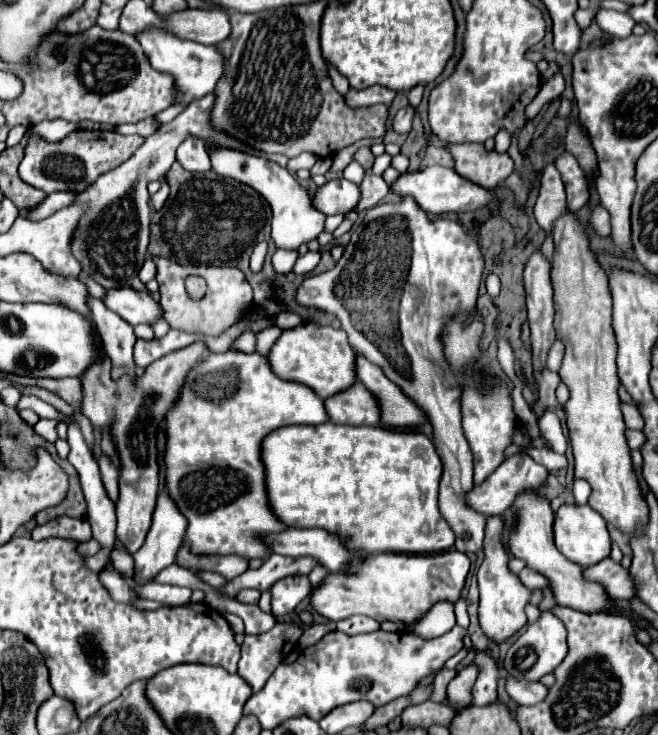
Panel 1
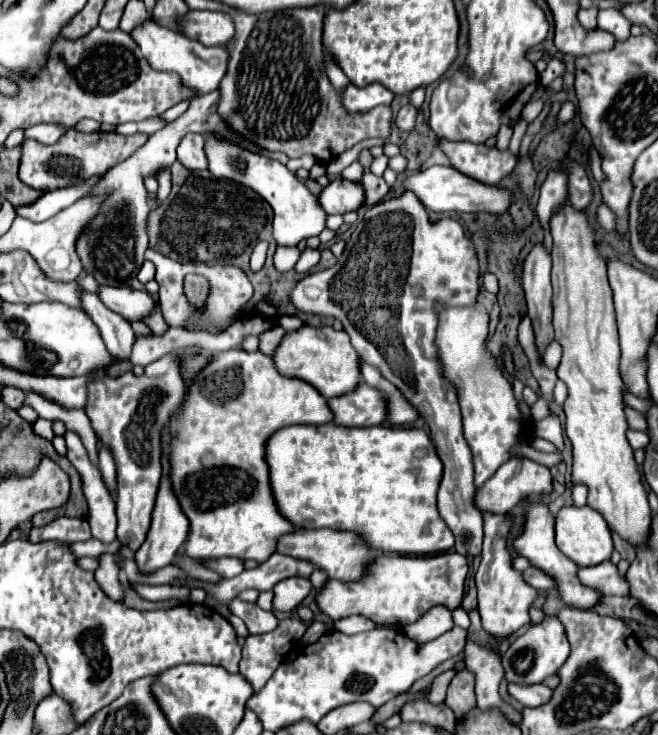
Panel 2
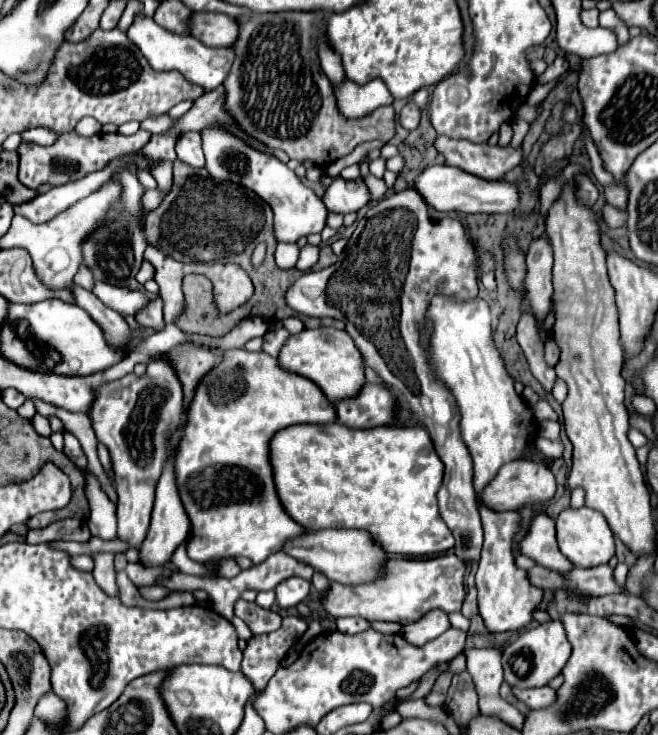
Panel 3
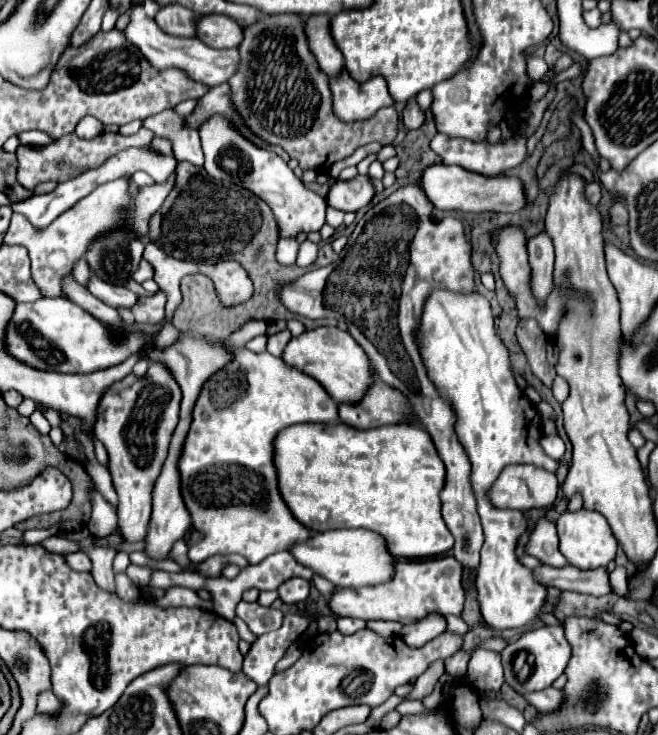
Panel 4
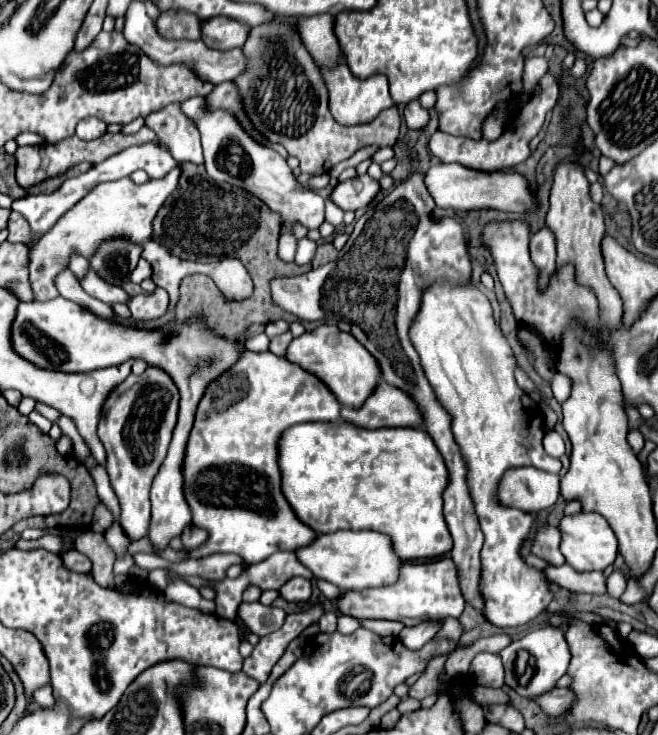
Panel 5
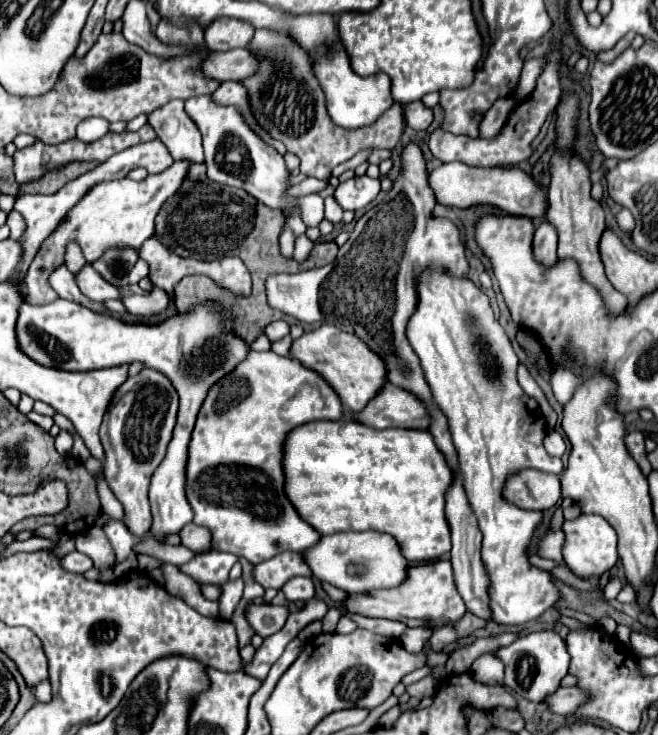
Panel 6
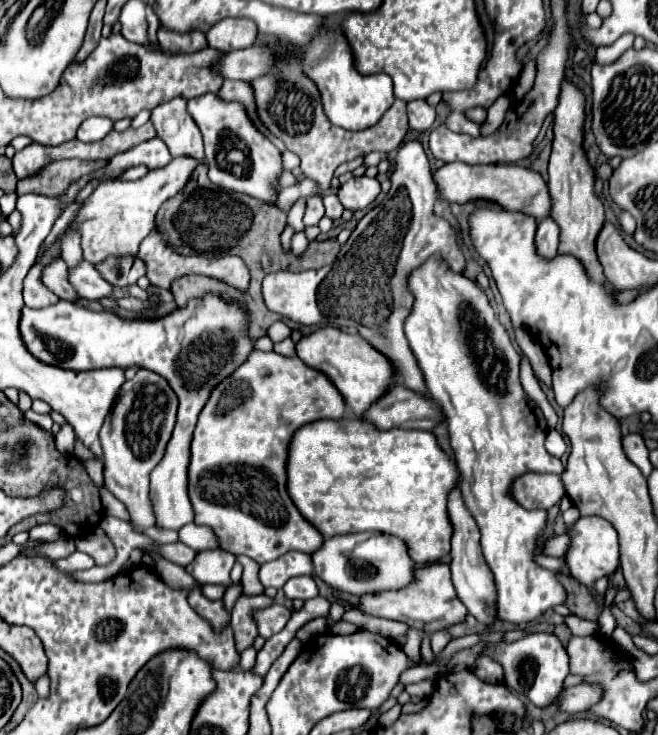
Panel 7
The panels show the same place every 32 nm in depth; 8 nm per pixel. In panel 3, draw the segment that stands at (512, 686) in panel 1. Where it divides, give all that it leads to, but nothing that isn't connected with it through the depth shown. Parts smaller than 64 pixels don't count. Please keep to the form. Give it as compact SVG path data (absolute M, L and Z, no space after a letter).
M544 686L544 688L536 688L536 690L516 690L512 688L514 694L530 708L548 708L556 702L558 698L558 692L552 690L550 686Z

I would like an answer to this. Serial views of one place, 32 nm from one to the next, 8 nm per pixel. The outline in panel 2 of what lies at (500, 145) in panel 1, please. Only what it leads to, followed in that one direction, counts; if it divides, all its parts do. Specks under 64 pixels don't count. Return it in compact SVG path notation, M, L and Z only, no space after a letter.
M502 125L496 135L496 147L499 150L505 150L509 147L509 143L513 134L513 130L506 126Z

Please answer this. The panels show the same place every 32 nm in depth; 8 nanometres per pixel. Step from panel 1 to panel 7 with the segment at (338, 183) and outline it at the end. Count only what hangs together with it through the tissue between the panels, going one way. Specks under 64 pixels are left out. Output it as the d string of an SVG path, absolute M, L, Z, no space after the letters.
M368 176L352 178L338 190L338 198L342 206L348 210L364 210L376 200L378 194L380 194L380 182Z

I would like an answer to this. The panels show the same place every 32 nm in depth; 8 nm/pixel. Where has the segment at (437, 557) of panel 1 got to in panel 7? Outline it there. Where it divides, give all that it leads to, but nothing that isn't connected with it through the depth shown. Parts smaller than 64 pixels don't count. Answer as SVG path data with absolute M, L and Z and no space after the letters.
M448 564L422 566L420 570L416 570L416 582L412 582L408 588L364 596L360 610L370 616L380 616L380 618L404 622L410 628L422 630L426 634L432 634L438 630L448 630L460 622L464 622L466 614L468 614L468 610L464 608L464 604L456 596L454 584L450 580L450 566Z

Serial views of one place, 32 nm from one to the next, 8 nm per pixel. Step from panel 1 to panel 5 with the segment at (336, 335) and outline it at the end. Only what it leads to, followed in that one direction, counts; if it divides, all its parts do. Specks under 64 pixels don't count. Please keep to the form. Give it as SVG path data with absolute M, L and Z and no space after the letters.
M330 324L318 326L316 330L304 332L300 338L294 338L288 346L286 358L302 366L304 370L320 376L320 380L346 408L360 408L364 400L372 396L380 382L380 364L376 364L374 356L370 356L370 352L350 332L342 332Z

